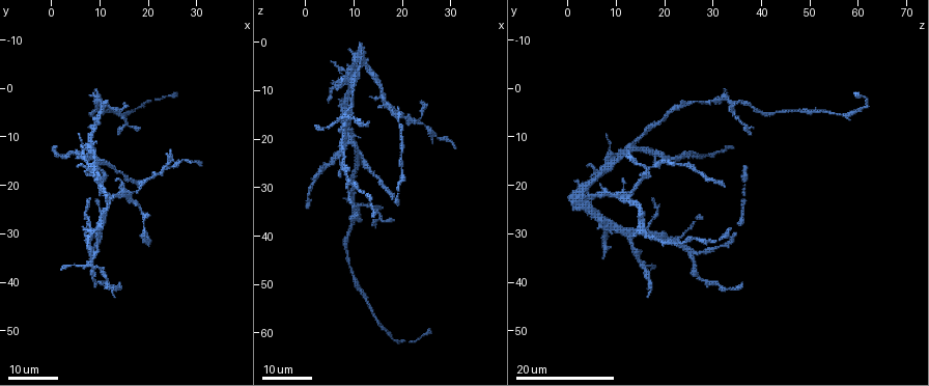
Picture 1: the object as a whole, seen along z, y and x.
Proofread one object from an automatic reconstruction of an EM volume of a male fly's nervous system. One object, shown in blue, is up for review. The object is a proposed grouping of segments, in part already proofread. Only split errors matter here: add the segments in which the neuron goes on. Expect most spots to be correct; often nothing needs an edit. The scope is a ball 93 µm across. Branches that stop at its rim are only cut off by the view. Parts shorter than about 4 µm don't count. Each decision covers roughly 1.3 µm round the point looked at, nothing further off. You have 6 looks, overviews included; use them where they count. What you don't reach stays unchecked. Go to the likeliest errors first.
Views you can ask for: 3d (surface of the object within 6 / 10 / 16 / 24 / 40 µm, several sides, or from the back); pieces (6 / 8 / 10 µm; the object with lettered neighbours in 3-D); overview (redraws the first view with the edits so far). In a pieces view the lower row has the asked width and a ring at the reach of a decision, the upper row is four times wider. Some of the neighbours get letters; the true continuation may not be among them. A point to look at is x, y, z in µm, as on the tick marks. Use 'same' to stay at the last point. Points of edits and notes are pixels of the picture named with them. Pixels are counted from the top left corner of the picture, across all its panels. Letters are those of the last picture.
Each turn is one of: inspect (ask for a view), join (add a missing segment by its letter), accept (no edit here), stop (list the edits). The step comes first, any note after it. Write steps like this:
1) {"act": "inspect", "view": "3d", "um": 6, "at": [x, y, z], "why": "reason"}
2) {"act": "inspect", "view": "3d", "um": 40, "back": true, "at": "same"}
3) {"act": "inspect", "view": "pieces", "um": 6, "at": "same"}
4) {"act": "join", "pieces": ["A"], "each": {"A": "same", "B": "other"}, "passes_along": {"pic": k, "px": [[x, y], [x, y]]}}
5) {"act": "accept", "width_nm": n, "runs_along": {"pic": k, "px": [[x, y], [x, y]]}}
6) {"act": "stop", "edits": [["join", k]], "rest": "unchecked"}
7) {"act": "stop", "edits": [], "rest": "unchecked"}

{"act": "inspect", "view": "3d", "um": 16, "at": [18.5, 8.0, 36.5], "why": "branch stops here"}

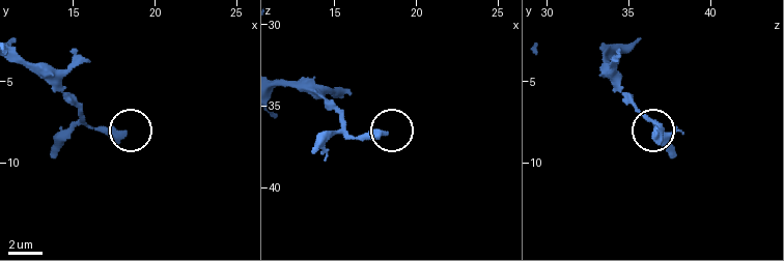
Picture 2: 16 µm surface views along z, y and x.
{"act": "inspect", "view": "pieces", "um": 10, "at": [18.1, 8.3, 36.7]}

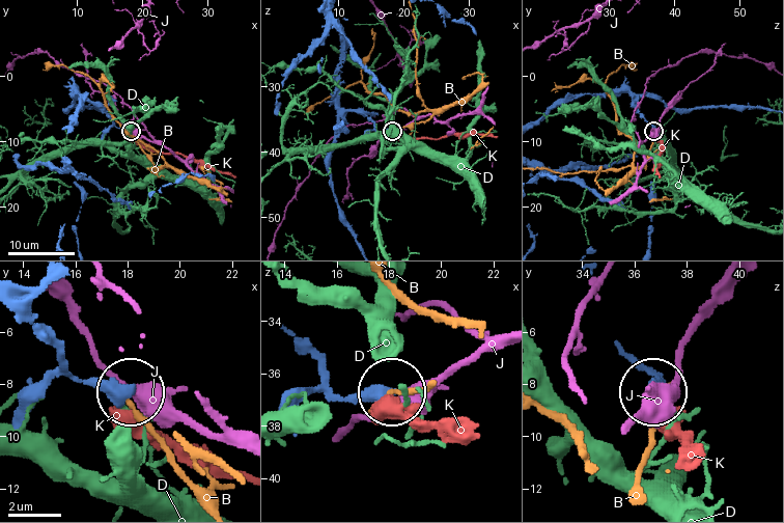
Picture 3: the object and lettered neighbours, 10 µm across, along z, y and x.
{"act": "accept", "width_nm": 460, "each": {"B": "other", "D": "other", "J": "other", "K": "other"}, "runs_along": {"pic": 3, "px": [[303, 349], [337, 393], [388, 391]]}, "found": "no lettered segment goes on from it"}

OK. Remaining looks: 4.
{"act": "inspect", "view": "3d", "um": 24, "at": [1.5, 37.0, 17.0], "why": "free end"}

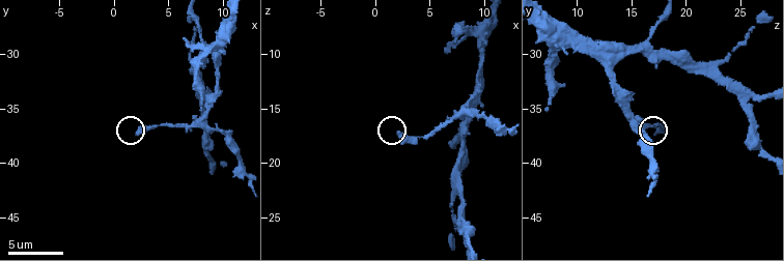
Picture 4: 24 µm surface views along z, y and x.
{"act": "inspect", "view": "3d", "um": 10, "at": [2.4, 37.2, 17.4]}

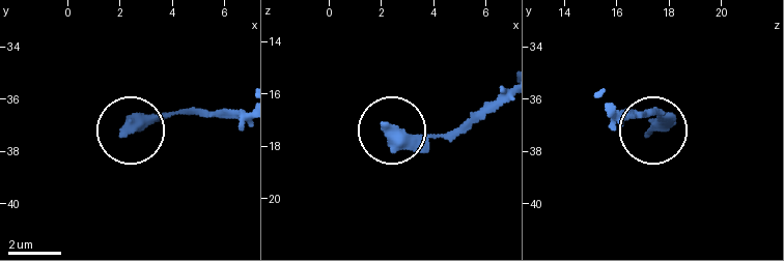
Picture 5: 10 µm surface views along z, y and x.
{"act": "inspect", "view": "pieces", "um": 8, "at": [2.1, 37.2, 17.2], "why": "see the neighbours"}

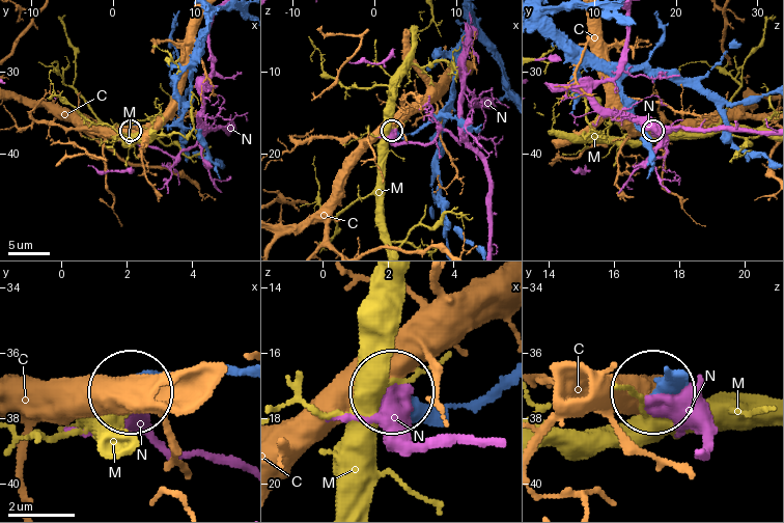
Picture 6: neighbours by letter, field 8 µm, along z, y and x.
{"act": "accept", "each": {"C": "other", "M": "other", "N": "other"}, "runs_along": {"pic": 6, "px": [[503, 382], [452, 407], [419, 407], [397, 393]]}, "found": "none of them fits"}

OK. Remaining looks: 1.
{"act": "stop", "edits": [], "rest": "unchecked"}

